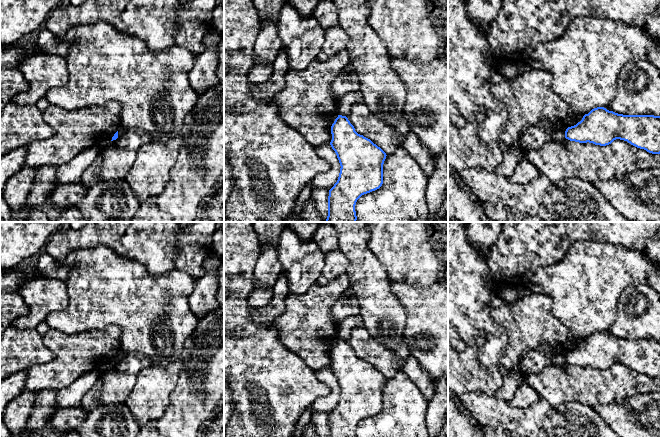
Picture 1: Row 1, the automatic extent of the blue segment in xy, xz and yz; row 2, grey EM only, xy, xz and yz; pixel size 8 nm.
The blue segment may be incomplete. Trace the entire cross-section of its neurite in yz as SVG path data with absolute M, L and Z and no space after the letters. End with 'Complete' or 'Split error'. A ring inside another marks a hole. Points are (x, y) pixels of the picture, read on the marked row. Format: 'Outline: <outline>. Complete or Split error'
Outline: M597 107L585 114L576 125L568 127L565 131L565 138L570 141L589 142L600 146L609 145L614 140L620 139L649 153L660 154L660 116L623 115L604 107Z. Complete

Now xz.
Outline: M338 115L331 126L330 145L340 163L337 182L329 190L326 222L356 222L355 205L364 194L379 189L383 184L383 164L386 153L370 139L358 134L346 116Z. Complete

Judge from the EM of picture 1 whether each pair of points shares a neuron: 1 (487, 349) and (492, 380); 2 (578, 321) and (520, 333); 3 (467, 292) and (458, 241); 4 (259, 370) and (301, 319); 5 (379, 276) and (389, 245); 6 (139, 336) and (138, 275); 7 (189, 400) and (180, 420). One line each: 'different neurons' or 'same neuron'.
1: different neurons
2: different neurons
3: same neuron
4: different neurons
5: different neurons
6: same neuron
7: different neurons

